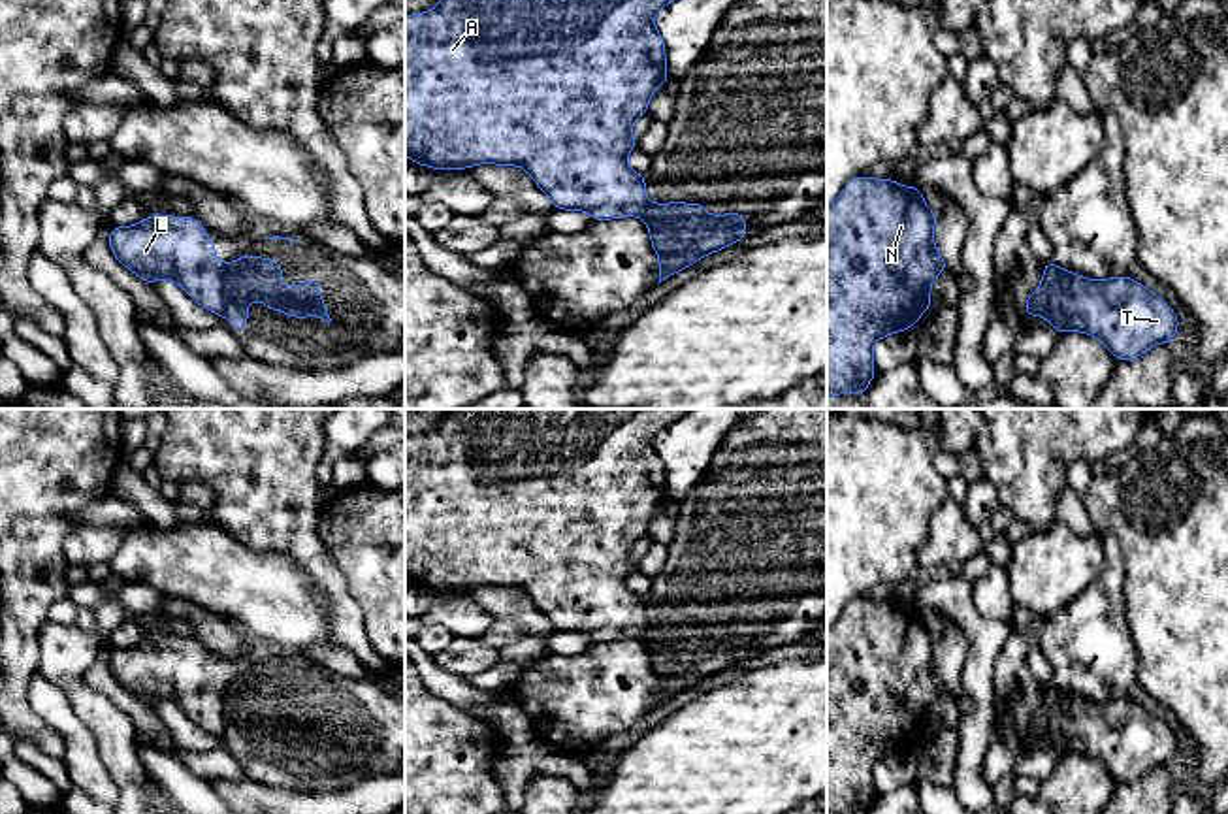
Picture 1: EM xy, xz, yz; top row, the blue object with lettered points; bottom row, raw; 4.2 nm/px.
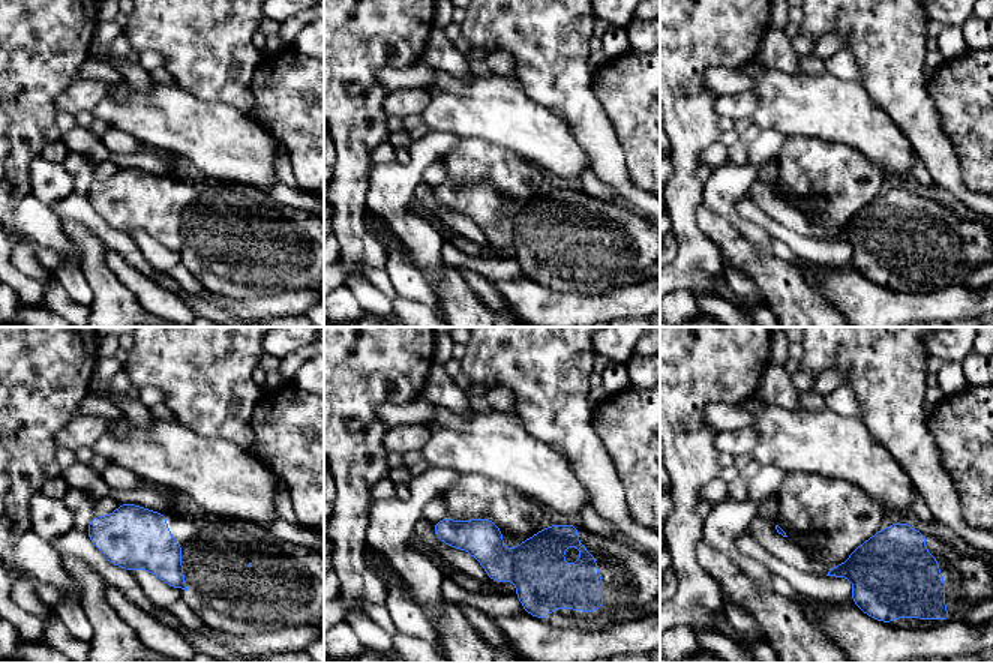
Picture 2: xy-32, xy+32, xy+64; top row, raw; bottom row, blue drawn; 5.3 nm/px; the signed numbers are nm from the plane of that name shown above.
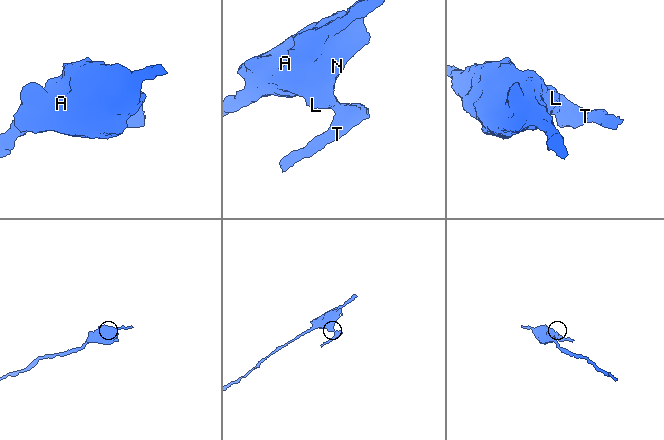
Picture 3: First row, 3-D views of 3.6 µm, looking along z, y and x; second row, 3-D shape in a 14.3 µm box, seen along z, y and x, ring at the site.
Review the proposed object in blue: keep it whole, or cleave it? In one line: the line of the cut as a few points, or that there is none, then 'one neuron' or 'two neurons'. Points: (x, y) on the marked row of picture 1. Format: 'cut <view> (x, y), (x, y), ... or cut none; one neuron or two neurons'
cut xy (226, 266), (225, 315); two neurons

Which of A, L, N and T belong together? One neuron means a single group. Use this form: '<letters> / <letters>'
A L N / T

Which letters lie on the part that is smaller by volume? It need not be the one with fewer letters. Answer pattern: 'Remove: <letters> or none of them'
Remove: T

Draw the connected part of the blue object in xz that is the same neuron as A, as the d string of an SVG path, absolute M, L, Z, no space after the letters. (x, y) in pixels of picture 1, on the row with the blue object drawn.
M439 0L424 13L405 15L405 155L433 170L465 170L477 164L520 166L556 209L588 211L593 220L642 217L648 207L646 177L625 164L638 145L631 134L633 122L648 111L654 90L671 81L667 73L665 41L654 17L674 0Z

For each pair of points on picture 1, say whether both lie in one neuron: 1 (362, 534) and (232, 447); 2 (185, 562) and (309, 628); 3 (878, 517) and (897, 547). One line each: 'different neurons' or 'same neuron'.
1: different neurons
2: same neuron
3: same neuron

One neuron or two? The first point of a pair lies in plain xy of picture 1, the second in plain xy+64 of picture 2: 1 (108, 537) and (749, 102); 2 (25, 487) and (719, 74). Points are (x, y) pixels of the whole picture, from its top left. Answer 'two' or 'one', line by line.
1: one
2: two

